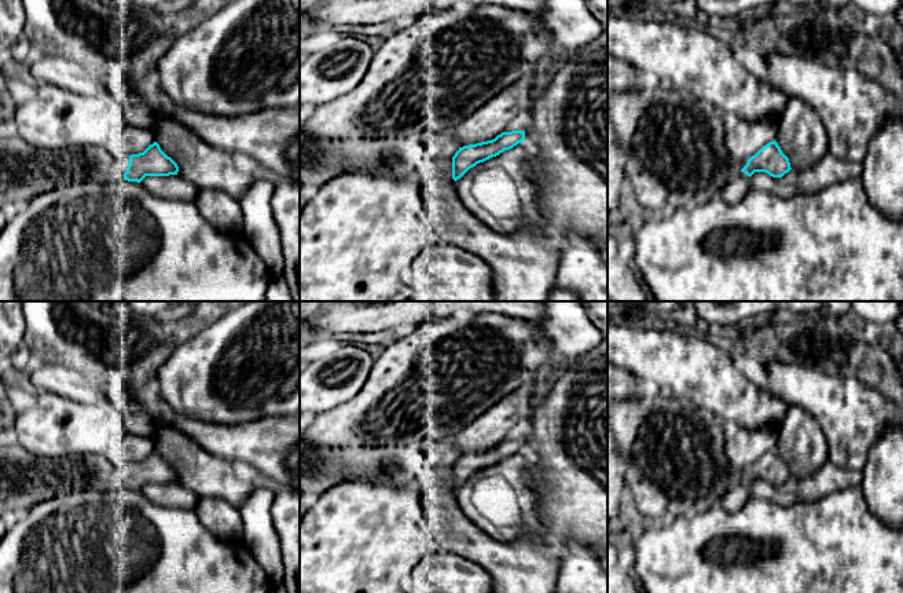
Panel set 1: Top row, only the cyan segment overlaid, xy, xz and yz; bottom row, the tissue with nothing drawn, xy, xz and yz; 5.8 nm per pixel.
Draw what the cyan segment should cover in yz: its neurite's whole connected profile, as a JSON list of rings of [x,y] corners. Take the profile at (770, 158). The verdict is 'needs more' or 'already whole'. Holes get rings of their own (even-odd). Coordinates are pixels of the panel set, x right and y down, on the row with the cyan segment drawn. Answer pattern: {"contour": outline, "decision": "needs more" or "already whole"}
{"contour": [[[770,142],[763,146],[755,155],[752,155],[741,172],[749,177],[755,172],[766,172],[772,177],[782,177],[790,171],[789,158],[782,153],[778,143]]], "decision": "already whole"}

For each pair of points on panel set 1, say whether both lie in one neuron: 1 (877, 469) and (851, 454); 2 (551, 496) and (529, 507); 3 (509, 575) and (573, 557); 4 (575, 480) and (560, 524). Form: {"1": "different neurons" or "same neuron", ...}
{"1": "different neurons", "2": "different neurons", "3": "different neurons", "4": "same neuron"}

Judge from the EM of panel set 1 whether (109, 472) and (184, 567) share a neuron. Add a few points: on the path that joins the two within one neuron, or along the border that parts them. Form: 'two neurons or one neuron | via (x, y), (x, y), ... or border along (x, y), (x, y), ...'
two neurons | border along (83, 489), (116, 489)

